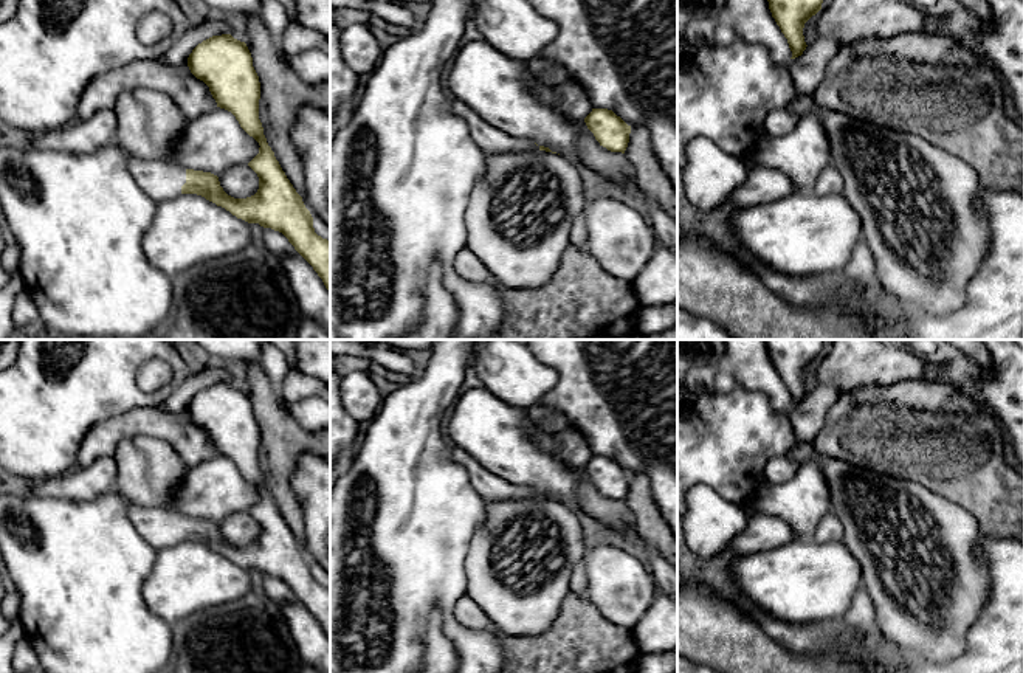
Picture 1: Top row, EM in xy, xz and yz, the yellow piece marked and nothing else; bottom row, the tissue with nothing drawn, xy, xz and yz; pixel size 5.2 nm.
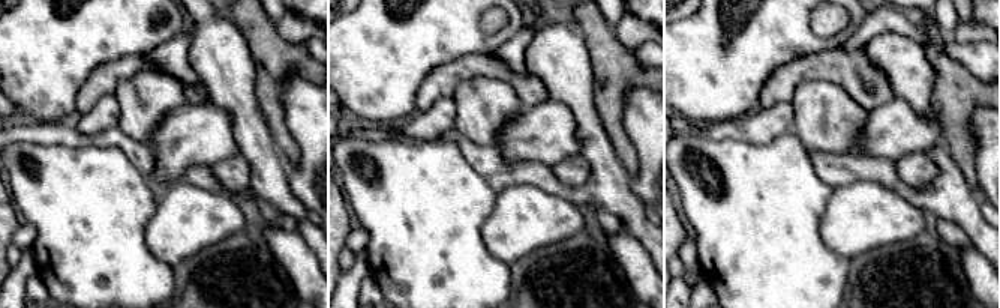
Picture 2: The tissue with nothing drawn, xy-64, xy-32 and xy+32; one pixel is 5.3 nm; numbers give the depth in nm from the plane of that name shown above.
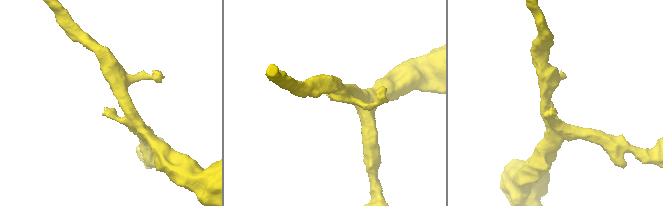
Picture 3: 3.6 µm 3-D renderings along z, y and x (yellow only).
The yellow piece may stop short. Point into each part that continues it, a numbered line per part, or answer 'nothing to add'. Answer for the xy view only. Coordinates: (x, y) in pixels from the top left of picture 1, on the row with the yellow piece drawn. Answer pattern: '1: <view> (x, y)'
1: xy (160, 179)

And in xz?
1: xz (492, 140)

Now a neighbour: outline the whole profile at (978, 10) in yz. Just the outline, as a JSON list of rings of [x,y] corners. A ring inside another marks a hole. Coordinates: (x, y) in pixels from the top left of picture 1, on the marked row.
[[[956,0],[966,9],[967,14],[976,22],[978,26],[986,26],[990,20],[990,6],[986,0]]]

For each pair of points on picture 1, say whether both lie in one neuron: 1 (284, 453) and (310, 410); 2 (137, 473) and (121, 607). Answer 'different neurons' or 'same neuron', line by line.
1: different neurons
2: different neurons

